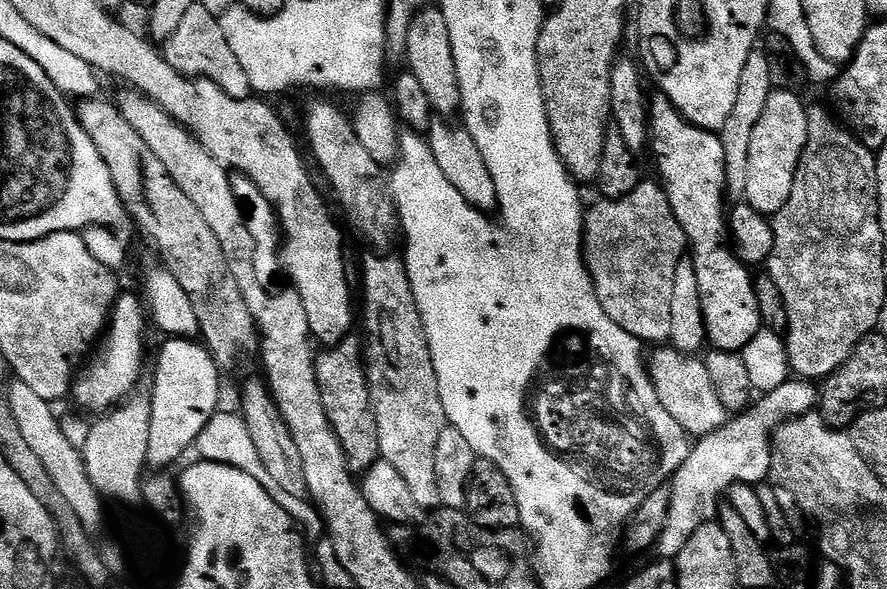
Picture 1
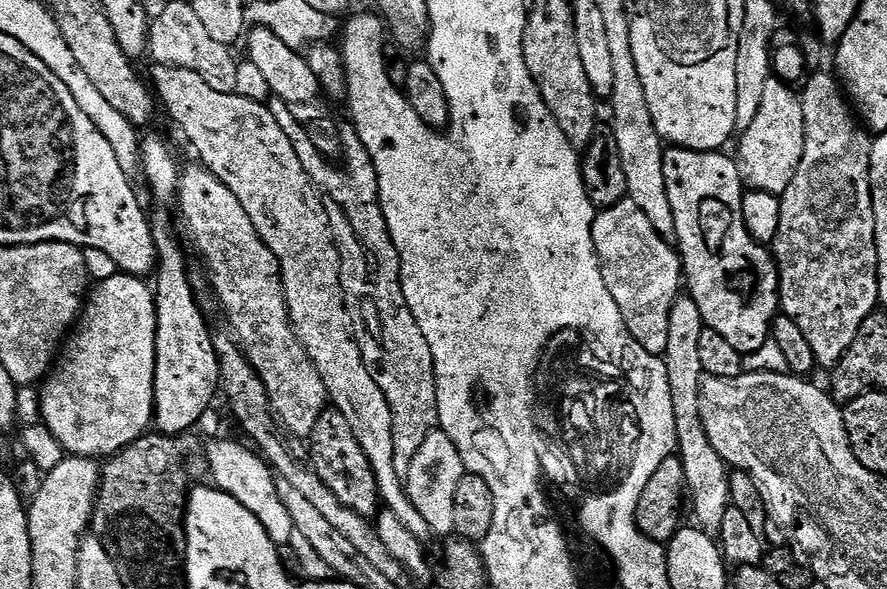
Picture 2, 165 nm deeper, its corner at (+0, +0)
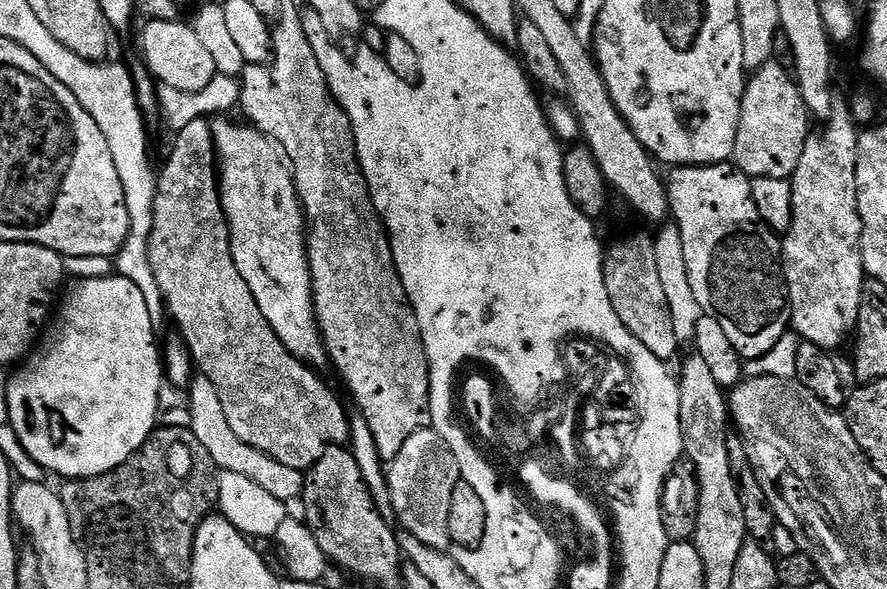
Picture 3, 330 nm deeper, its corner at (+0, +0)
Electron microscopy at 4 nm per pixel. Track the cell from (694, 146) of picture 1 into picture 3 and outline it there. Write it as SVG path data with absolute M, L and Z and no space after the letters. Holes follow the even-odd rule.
M731 163L680 166L673 172L676 173L666 180L668 207L671 219L682 234L686 270L690 270L694 298L698 298L701 313L714 318L714 322L722 326L741 358L745 361L757 360L772 349L778 338L782 338L790 328L781 237L760 221L752 197L752 180Z

